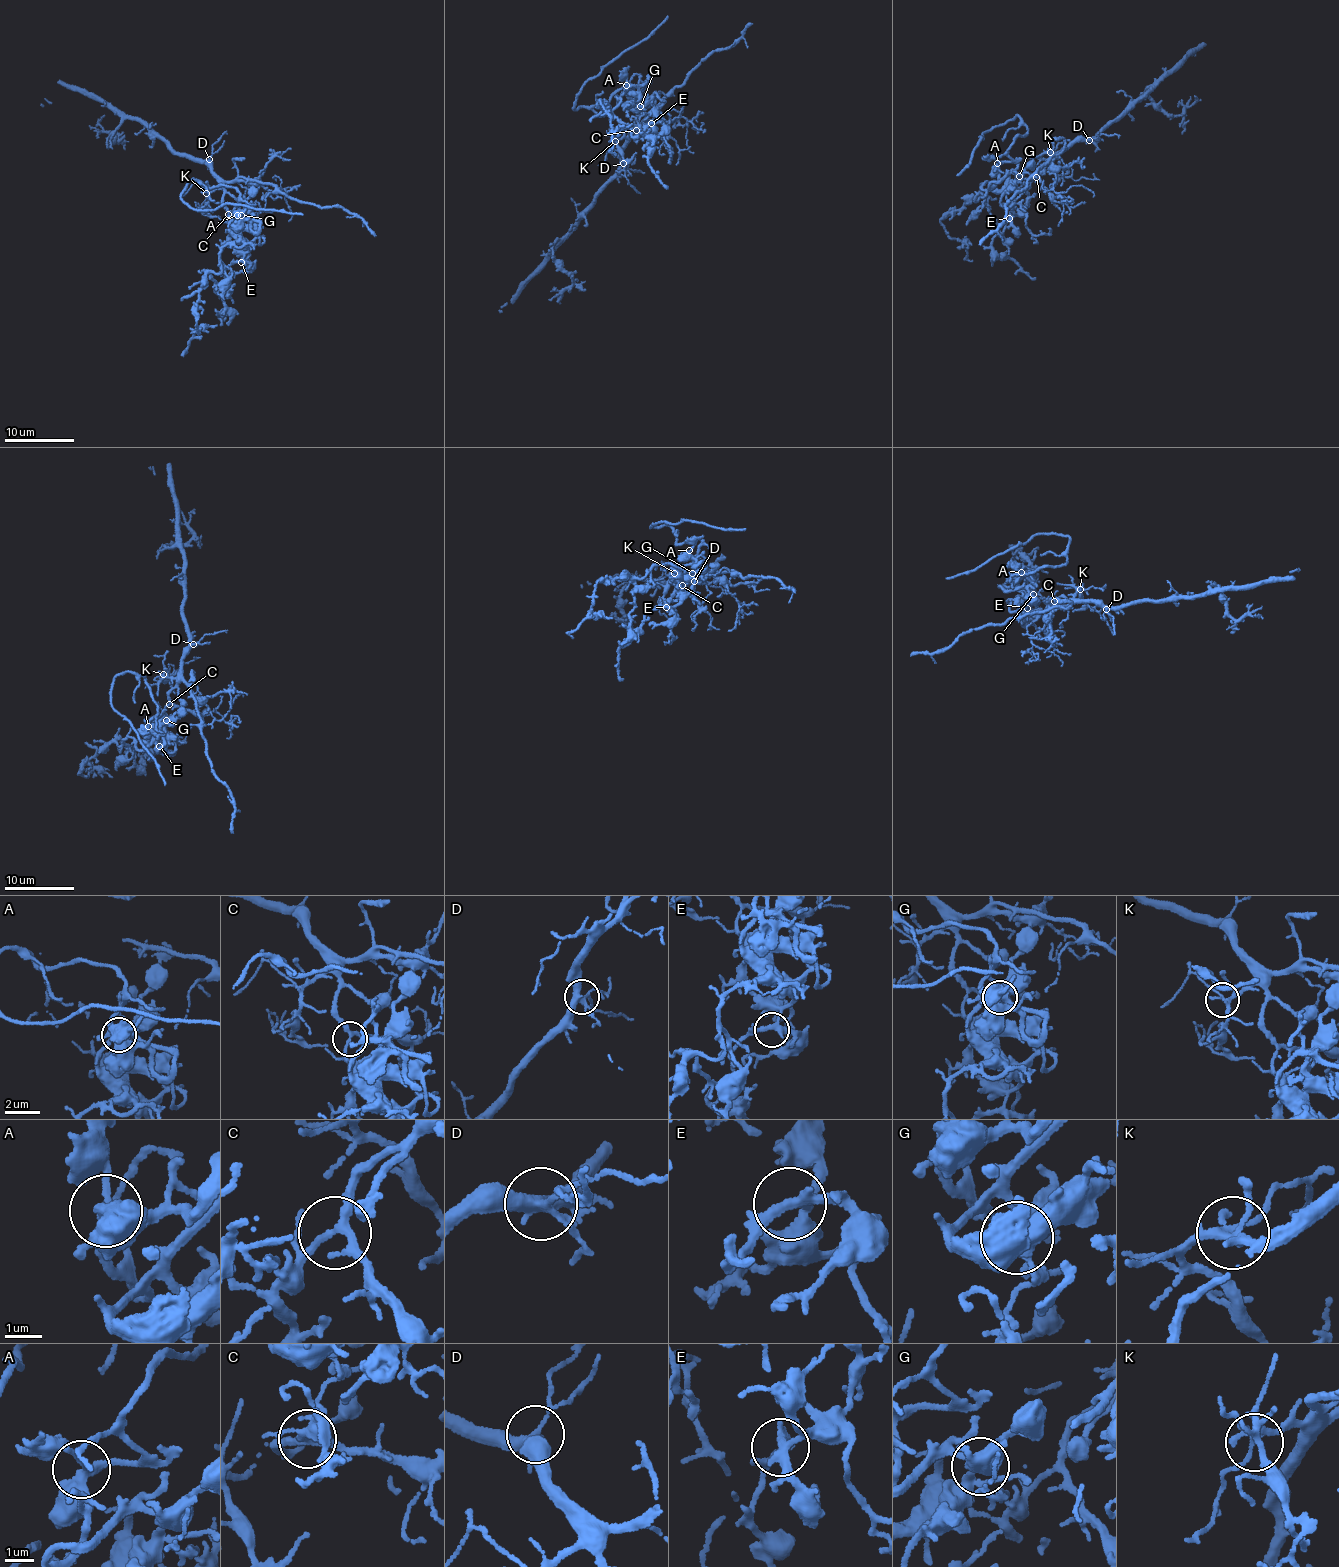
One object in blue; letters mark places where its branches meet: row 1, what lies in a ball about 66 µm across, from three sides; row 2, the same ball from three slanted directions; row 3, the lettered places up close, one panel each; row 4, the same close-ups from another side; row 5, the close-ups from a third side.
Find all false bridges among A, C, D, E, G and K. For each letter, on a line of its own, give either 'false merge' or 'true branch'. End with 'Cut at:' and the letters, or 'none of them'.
A: true branch
C: false merge
D: true branch
E: true branch
G: true branch
K: true branch
Cut at: C

